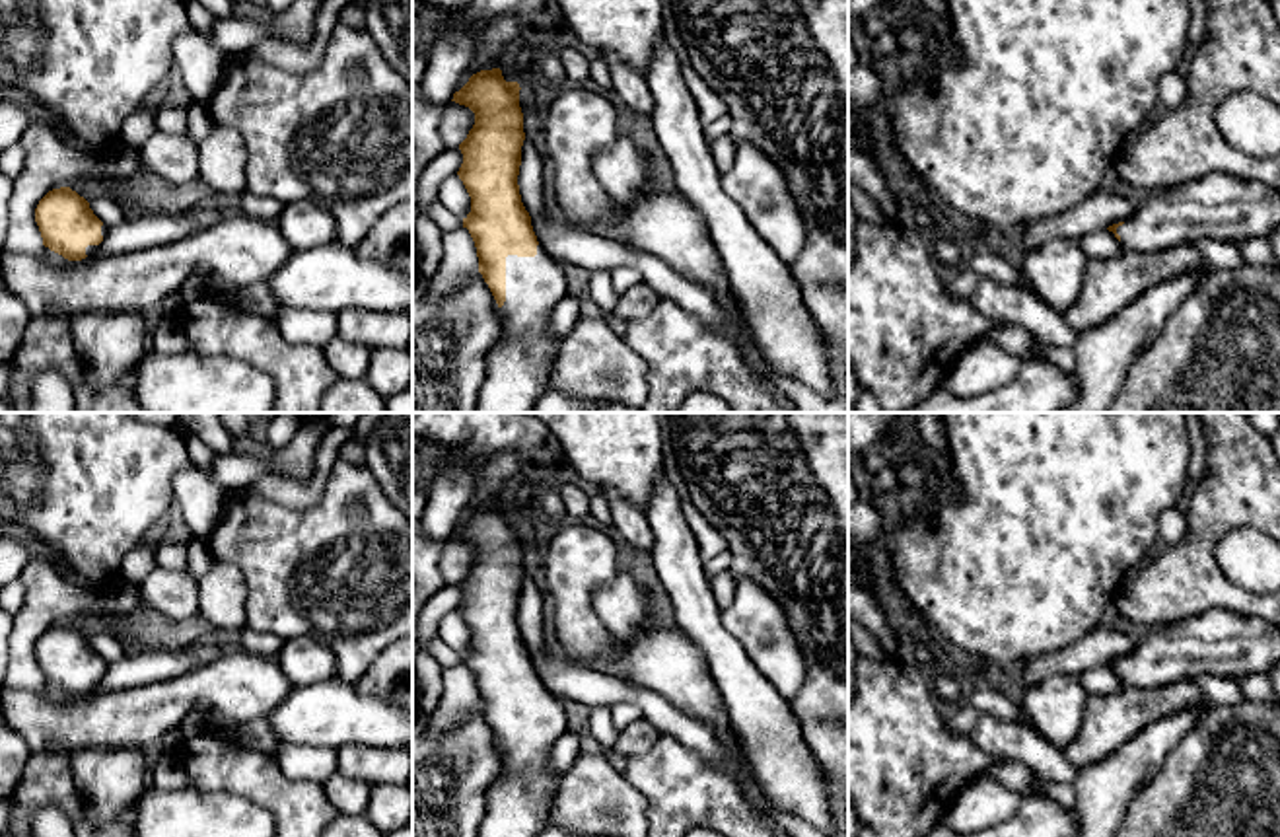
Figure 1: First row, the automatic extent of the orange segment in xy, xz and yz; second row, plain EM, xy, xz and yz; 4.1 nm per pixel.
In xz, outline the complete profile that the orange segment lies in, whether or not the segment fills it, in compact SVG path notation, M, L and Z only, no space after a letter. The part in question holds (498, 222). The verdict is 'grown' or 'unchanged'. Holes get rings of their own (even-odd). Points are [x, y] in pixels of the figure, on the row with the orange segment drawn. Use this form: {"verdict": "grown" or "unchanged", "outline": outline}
{"verdict": "grown", "outline": "M492 68L473 74L451 99L475 113L473 128L459 144L463 164L457 175L471 197L471 212L463 218L463 228L475 241L479 273L502 317L502 339L488 354L486 380L475 413L535 413L562 343L552 337L549 319L552 308L566 296L564 267L537 241L517 185L525 140L519 90L517 82L506 82L502 70Z"}

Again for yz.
{"verdict": "grown", "outline": "M1212 173L1171 189L1150 191L1136 212L1107 230L1124 251L1157 253L1202 237L1235 245L1280 228L1280 193L1259 183Z"}

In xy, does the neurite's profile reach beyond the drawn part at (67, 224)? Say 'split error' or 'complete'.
split error

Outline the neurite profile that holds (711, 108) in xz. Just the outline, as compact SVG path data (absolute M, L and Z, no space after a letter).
M683 66L683 78L694 97L702 125L710 125L728 113L726 103L691 66Z

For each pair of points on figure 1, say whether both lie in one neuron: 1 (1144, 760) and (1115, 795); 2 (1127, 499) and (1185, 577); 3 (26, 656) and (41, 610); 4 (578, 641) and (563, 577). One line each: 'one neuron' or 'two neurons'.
1: one neuron
2: two neurons
3: one neuron
4: one neuron

